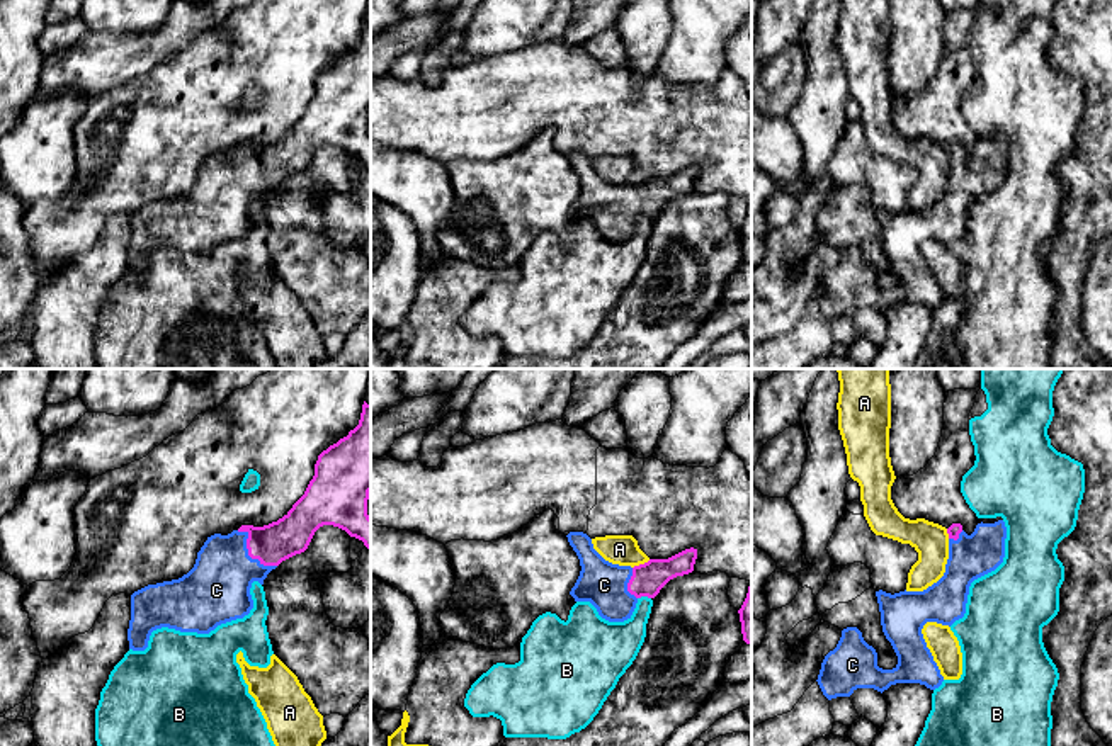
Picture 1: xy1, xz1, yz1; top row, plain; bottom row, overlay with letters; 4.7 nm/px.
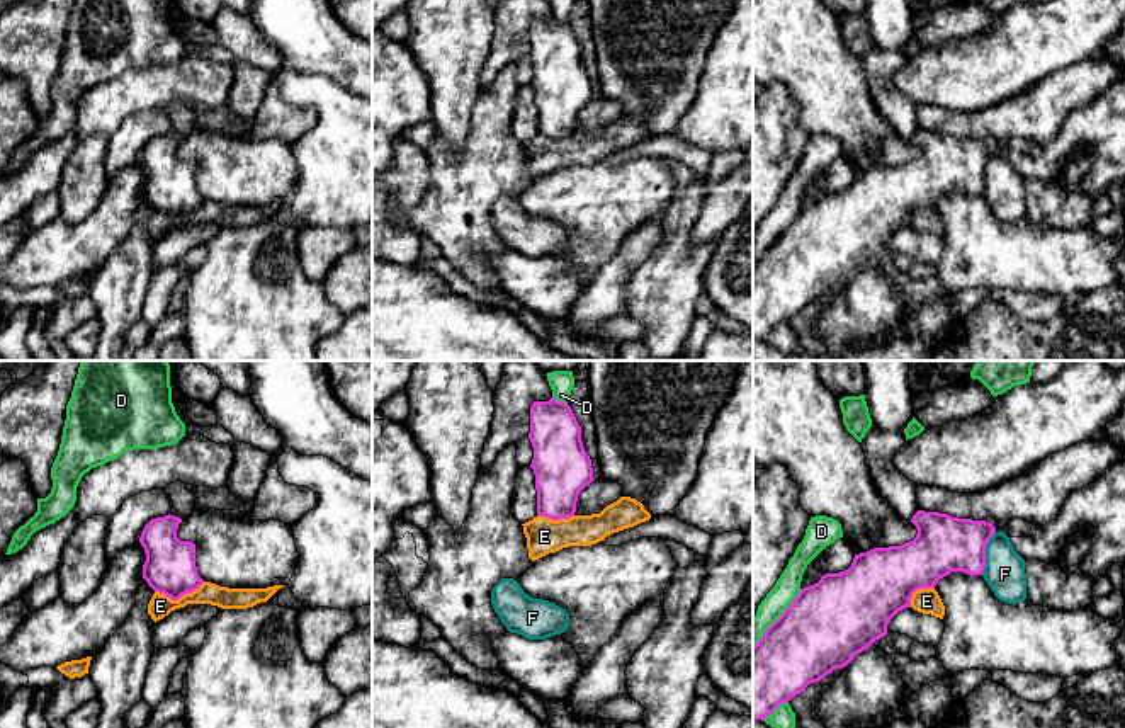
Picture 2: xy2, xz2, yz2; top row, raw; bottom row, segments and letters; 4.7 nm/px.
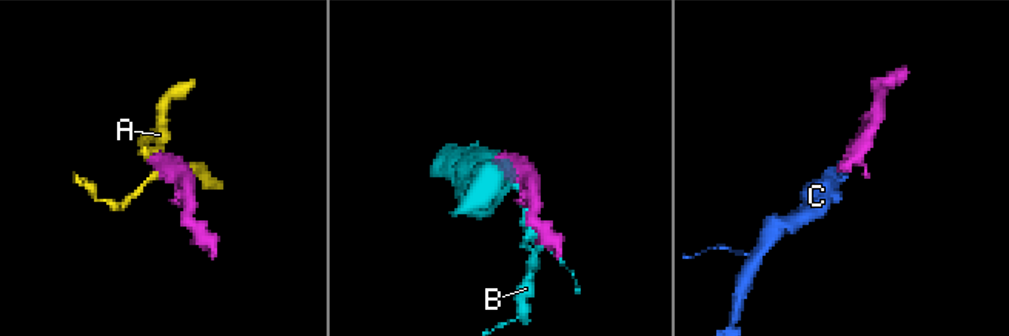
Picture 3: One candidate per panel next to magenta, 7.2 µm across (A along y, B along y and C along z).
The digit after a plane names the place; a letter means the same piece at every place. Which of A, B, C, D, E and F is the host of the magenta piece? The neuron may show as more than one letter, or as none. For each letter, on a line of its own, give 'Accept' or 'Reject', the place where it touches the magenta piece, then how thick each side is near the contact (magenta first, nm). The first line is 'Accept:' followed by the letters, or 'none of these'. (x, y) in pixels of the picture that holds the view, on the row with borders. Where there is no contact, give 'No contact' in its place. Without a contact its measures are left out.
Accept: C
A: Reject. Touches magenta at xz1 (641, 565). Thickness 150 nm (magenta) against 140 nm
B: Reject. Touches magenta at xz1 (643, 595). Thickness 150 nm (magenta) against 190 nm
C: Accept. Touches magenta at xy1 (249, 553). Thickness 190 nm (magenta) against 320 nm
D: Reject. Touches magenta at xz2 (559, 402). Thickness 240 nm (magenta) against 120 nm
E: Reject. Touches magenta at xy2 (179, 597). Thickness 240 nm (magenta) against 110 nm
F: Reject. Touches magenta at yz2 (984, 553). Thickness 260 nm (magenta) against 190 nm

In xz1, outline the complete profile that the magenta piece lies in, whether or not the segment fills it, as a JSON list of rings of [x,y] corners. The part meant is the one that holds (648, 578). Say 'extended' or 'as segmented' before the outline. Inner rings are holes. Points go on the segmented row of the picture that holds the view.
extended; [[[570,532],[566,537],[582,566],[570,595],[575,602],[590,602],[609,622],[631,619],[641,596],[655,598],[670,579],[692,573],[697,559],[697,549],[690,547],[668,559],[619,566],[597,552],[587,534]]]

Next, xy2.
as segmented; [[[180,517],[151,519],[139,537],[146,553],[143,578],[148,585],[172,600],[197,590],[204,580],[195,566],[195,544],[177,537]]]

